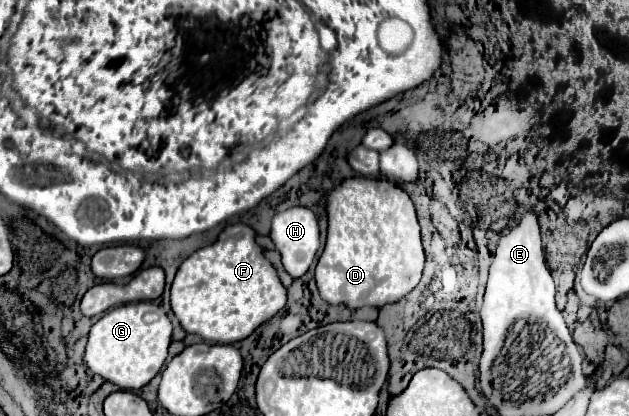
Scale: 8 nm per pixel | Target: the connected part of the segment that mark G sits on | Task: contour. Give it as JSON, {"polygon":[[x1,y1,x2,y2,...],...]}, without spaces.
{"polygon":[[152,301,120,305,92,325,84,361,88,369,100,375,104,381,114,383,120,389,140,389,164,365,170,337,172,323,160,305]]}

